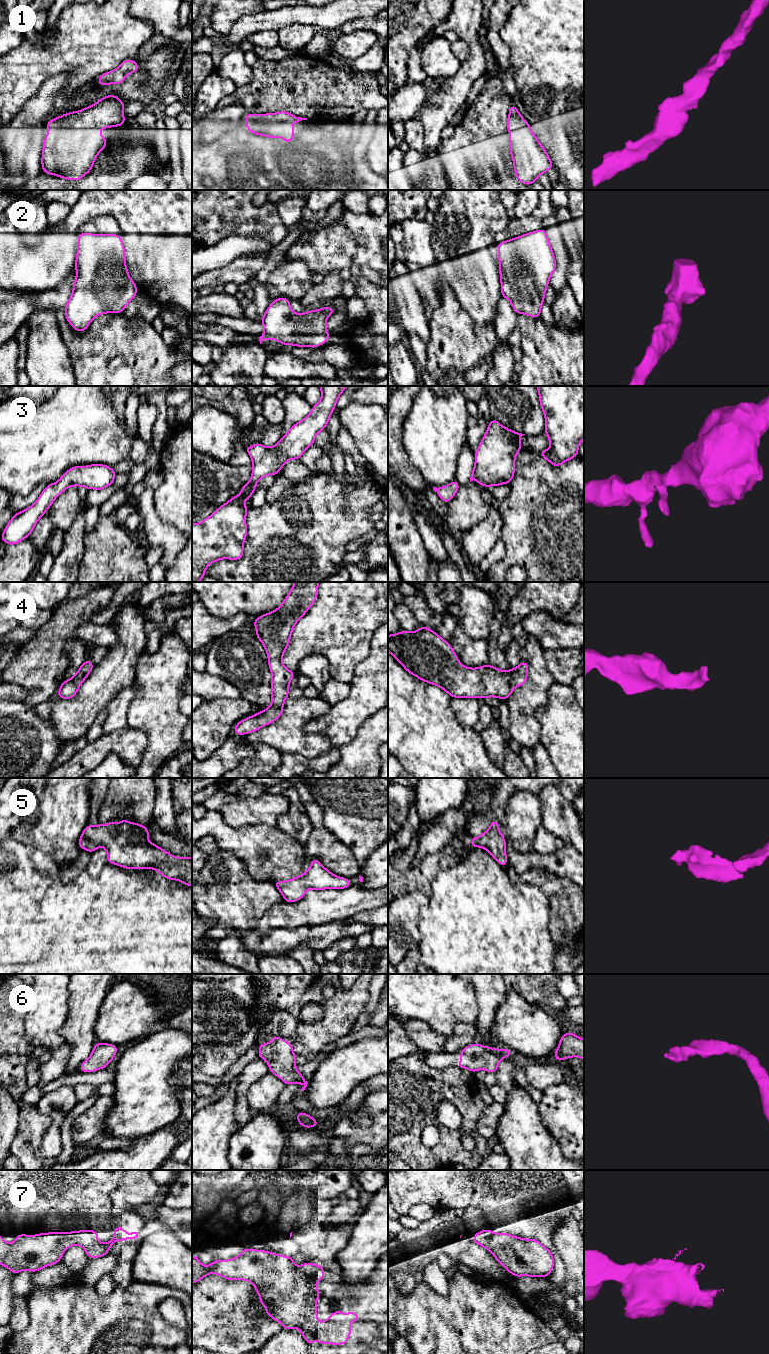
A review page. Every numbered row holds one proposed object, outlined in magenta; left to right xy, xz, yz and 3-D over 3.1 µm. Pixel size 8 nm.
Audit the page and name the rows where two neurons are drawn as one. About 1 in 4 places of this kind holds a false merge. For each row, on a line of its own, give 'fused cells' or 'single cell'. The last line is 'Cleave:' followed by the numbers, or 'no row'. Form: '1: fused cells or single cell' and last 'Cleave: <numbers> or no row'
1: single cell
2: single cell
3: single cell
4: single cell
5: single cell
6: single cell
7: single cell
Cleave: no row

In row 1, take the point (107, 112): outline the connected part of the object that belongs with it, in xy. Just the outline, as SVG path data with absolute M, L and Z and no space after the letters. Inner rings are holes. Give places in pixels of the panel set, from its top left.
M107 95L80 111L69 112L46 122L49 131L43 141L41 170L73 181L88 174L100 151L107 146L106 138L97 130L125 125L125 106L117 95Z

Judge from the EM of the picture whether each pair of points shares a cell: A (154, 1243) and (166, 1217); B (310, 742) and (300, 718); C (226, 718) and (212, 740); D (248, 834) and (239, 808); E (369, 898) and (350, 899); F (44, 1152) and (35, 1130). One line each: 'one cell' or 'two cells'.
A: two cells
B: one cell
C: one cell
D: two cells
E: one cell
F: two cells

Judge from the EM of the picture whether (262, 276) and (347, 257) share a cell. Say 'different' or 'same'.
different

